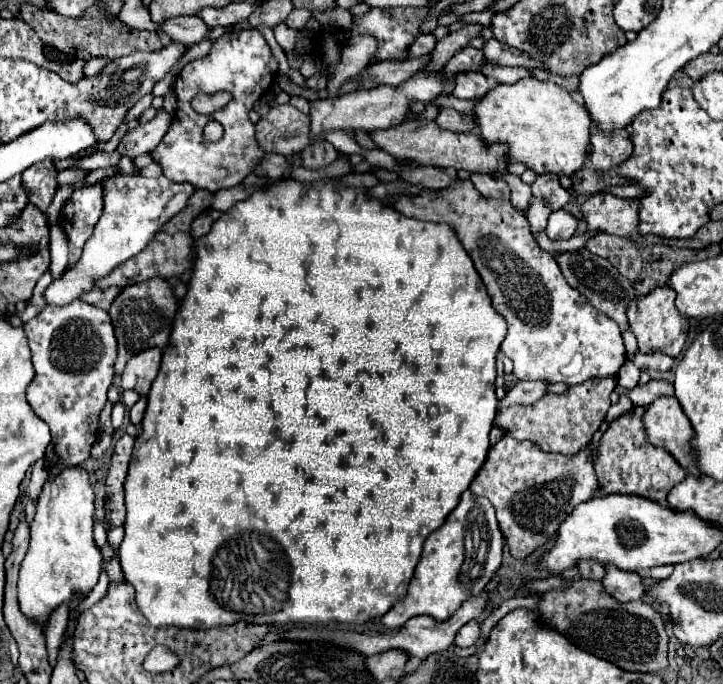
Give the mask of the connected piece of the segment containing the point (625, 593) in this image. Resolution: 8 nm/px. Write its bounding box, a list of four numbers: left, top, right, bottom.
[604,565,644,603]

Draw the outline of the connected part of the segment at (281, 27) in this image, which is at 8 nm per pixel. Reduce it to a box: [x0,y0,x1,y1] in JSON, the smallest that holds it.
[273,23,298,53]

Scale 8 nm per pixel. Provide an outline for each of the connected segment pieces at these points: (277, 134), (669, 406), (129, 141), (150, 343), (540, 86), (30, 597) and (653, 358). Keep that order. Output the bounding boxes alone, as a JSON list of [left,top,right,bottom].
[[256,105,312,157],[644,397,700,475],[118,109,172,159],[108,277,178,375],[476,77,592,177],[18,467,102,625],[632,351,674,371]]

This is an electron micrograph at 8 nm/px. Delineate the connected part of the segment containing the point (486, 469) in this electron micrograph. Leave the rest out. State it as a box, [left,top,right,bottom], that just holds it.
[470,435,598,559]

